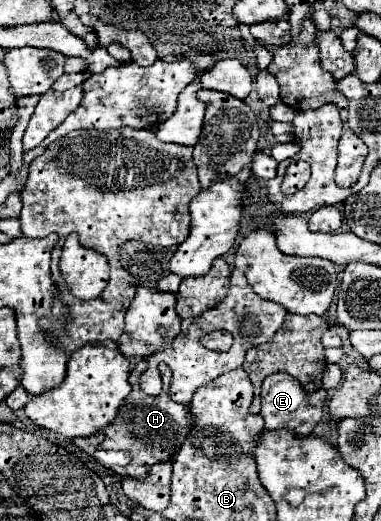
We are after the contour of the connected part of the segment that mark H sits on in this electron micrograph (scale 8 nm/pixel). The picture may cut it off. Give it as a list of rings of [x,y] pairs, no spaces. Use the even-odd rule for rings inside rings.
[[[141,361],[129,377],[131,393],[125,397],[117,417],[113,423],[109,423],[101,433],[95,433],[93,437],[77,437],[73,443],[83,449],[87,455],[97,459],[107,469],[115,471],[121,477],[135,477],[143,479],[151,465],[167,461],[173,457],[173,453],[179,451],[181,443],[185,441],[185,435],[191,431],[191,413],[189,407],[179,405],[169,399],[167,393],[159,393],[157,397],[151,397],[143,391],[139,391],[139,375],[147,369],[147,363]],[[105,449],[109,451],[125,451],[129,457],[105,457]]]

